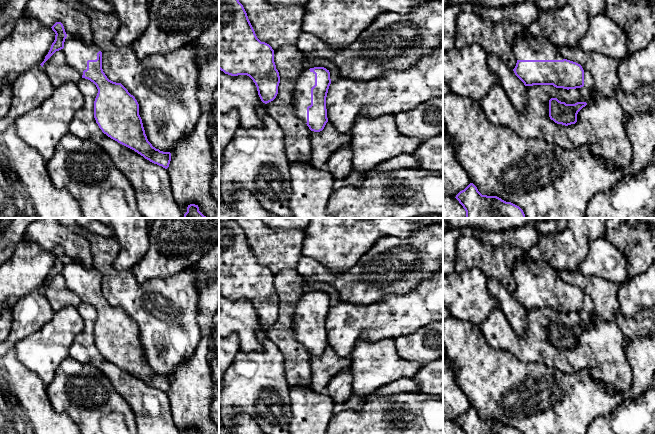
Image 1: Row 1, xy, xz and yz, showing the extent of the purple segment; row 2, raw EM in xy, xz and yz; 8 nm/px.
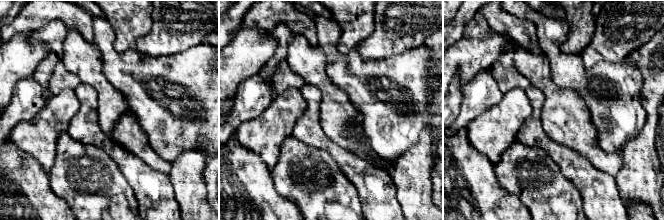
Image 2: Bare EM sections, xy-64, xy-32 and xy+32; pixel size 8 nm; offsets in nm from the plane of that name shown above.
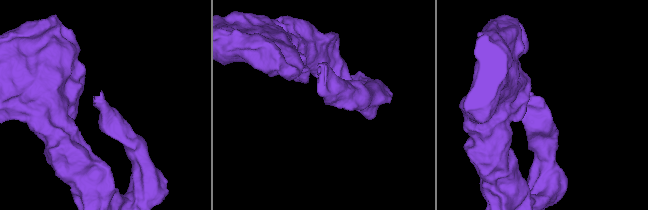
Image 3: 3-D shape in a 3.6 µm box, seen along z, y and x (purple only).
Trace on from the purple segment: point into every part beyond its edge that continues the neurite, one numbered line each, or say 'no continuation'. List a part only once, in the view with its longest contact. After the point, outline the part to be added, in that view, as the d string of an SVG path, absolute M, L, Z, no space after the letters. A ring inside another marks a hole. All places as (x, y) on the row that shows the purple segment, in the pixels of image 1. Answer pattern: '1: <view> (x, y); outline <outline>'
1: xz (302, 94); outline M308 69L298 77L293 95L296 115L307 123L307 107L311 105L311 88L315 85L315 74Z

